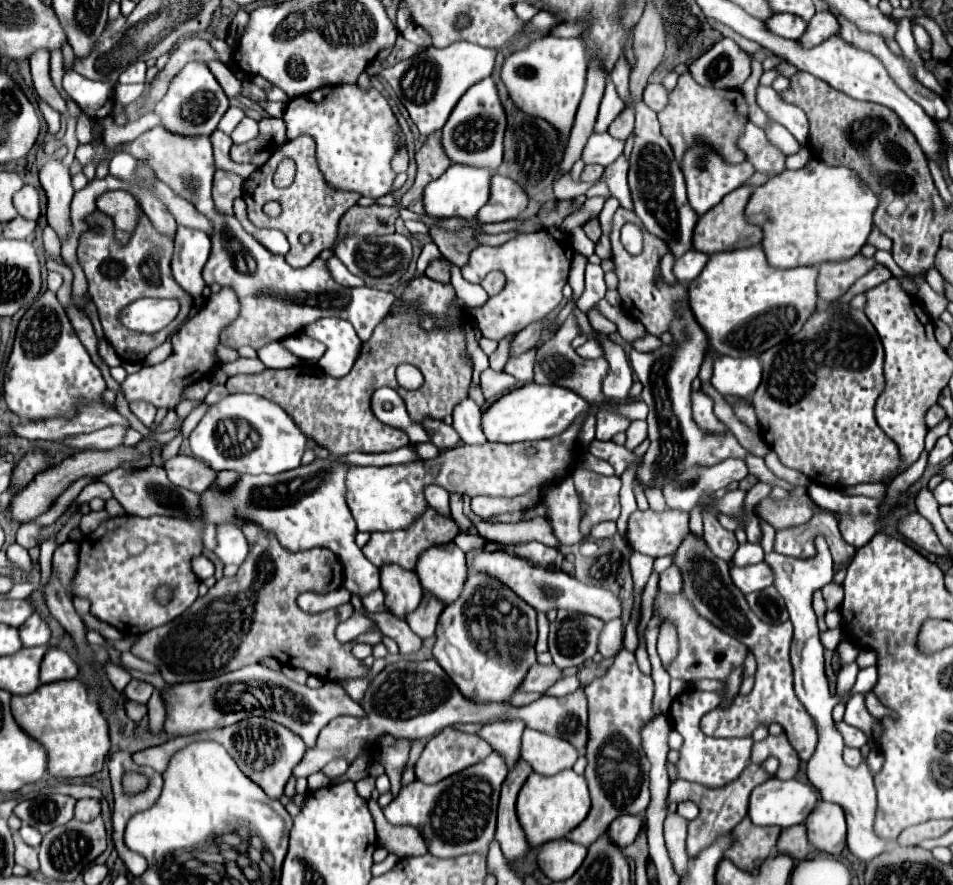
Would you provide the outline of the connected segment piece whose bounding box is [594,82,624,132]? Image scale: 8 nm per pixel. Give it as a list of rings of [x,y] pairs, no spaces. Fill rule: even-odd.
[[[606,82],[606,94],[602,98],[602,104],[600,104],[600,112],[598,112],[598,120],[596,120],[596,126],[594,130],[596,132],[606,132],[610,122],[622,112],[624,108],[624,102],[620,100],[616,88],[612,82]]]

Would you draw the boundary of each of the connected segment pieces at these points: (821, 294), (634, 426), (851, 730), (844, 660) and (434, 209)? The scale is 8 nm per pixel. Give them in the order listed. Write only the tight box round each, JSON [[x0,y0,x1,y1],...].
[[818,254,876,302],[624,420,648,450],[838,722,868,748],[836,644,858,666],[424,164,494,218]]

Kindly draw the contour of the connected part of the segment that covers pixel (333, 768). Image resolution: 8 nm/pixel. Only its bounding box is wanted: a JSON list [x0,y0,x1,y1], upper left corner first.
[320,758,348,784]

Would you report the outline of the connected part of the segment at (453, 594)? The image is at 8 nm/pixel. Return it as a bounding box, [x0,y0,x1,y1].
[416,542,466,604]

